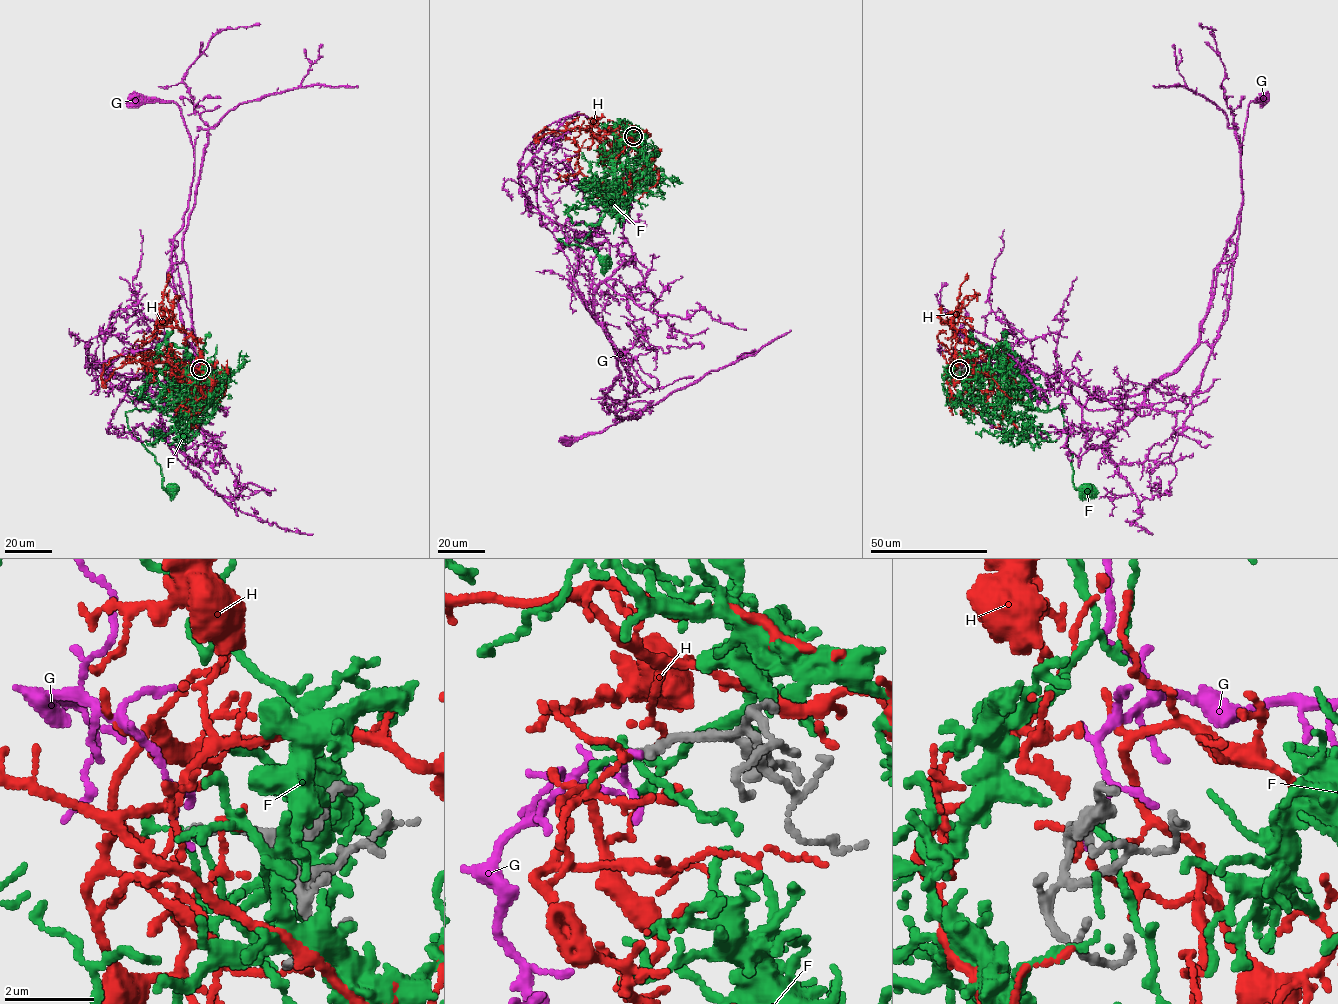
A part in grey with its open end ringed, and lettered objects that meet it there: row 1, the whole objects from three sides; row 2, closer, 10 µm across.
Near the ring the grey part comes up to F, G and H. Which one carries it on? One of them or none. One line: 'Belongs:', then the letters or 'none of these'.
Belongs: none of these

